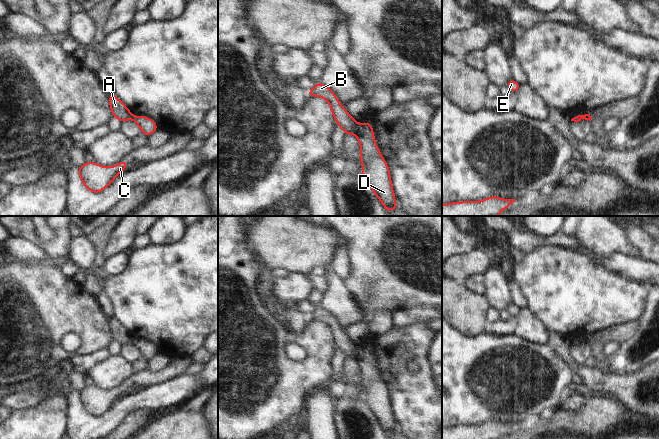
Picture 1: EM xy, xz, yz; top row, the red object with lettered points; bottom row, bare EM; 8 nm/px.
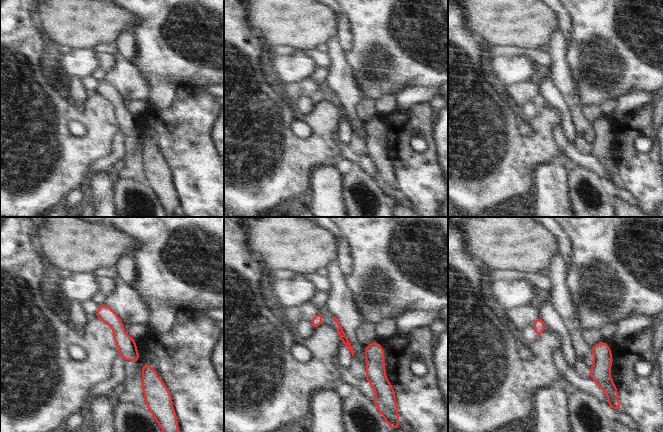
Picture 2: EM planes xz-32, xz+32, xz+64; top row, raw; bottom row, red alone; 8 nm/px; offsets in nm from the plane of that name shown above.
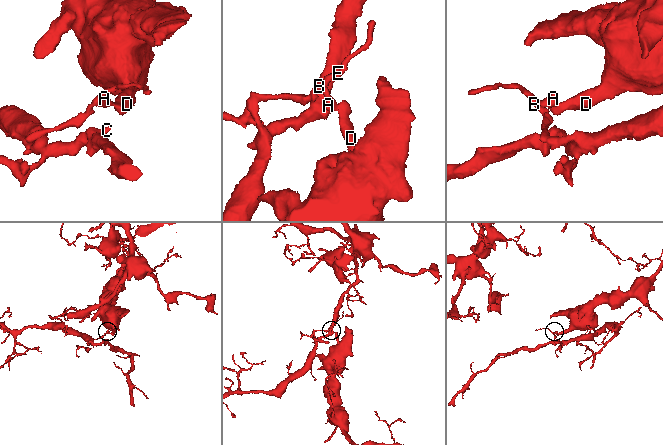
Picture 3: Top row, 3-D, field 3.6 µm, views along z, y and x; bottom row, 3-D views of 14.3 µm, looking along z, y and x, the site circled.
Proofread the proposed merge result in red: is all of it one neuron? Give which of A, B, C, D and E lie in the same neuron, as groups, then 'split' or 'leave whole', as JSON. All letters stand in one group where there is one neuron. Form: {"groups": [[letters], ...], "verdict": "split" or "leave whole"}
{"groups": [["A", "B", "C", "E"], ["D"]], "verdict": "split"}

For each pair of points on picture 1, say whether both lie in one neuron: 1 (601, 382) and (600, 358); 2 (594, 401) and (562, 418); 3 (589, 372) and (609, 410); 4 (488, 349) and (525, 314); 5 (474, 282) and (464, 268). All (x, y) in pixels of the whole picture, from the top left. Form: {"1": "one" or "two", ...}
{"1": "two", "2": "one", "3": "two", "4": "two", "5": "two"}

